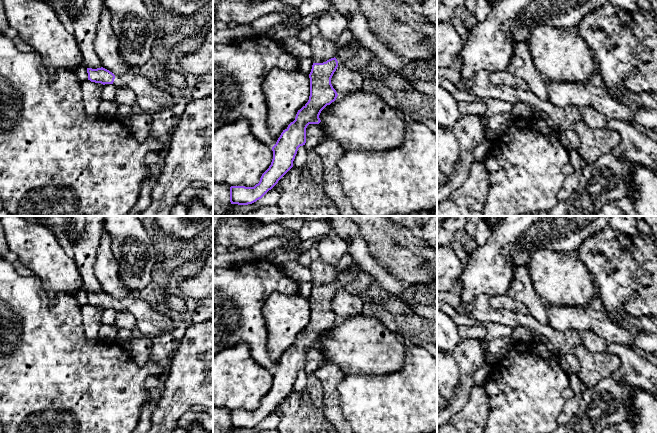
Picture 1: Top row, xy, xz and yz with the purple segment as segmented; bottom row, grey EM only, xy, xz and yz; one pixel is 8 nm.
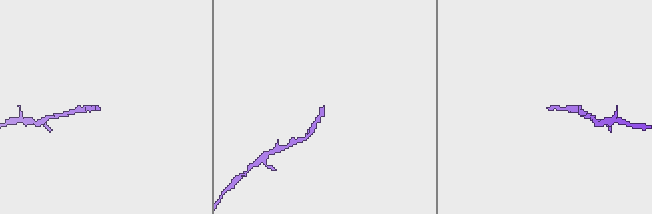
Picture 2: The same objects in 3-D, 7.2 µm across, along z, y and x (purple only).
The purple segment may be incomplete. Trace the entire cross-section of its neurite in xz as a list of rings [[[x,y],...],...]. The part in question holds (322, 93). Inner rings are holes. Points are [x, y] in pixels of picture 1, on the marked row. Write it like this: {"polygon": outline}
{"polygon": [[[343,45],[331,58],[323,63],[313,63],[310,78],[308,102],[298,110],[295,120],[283,130],[272,147],[273,159],[254,187],[231,186],[231,204],[248,205],[261,199],[293,167],[298,148],[306,143],[306,128],[309,124],[319,124],[321,111],[334,102],[338,96],[331,84],[331,78],[338,64],[352,71],[360,72],[373,60],[374,56],[364,47],[352,51]]]}

